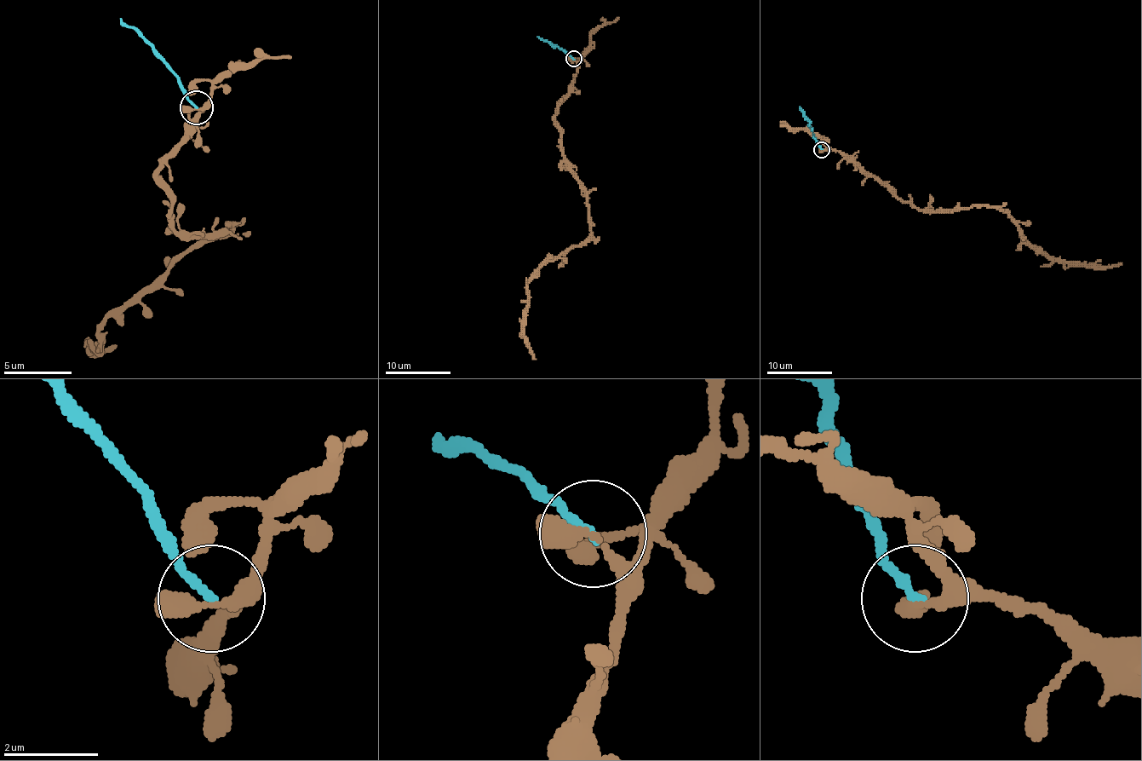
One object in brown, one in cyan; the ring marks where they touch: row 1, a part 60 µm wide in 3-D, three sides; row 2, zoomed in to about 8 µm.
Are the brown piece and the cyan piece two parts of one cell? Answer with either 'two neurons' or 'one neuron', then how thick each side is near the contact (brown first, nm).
two neurons | 400/170 nm

